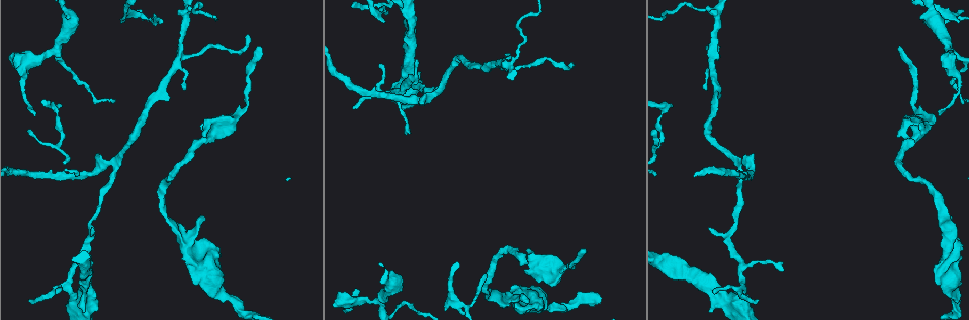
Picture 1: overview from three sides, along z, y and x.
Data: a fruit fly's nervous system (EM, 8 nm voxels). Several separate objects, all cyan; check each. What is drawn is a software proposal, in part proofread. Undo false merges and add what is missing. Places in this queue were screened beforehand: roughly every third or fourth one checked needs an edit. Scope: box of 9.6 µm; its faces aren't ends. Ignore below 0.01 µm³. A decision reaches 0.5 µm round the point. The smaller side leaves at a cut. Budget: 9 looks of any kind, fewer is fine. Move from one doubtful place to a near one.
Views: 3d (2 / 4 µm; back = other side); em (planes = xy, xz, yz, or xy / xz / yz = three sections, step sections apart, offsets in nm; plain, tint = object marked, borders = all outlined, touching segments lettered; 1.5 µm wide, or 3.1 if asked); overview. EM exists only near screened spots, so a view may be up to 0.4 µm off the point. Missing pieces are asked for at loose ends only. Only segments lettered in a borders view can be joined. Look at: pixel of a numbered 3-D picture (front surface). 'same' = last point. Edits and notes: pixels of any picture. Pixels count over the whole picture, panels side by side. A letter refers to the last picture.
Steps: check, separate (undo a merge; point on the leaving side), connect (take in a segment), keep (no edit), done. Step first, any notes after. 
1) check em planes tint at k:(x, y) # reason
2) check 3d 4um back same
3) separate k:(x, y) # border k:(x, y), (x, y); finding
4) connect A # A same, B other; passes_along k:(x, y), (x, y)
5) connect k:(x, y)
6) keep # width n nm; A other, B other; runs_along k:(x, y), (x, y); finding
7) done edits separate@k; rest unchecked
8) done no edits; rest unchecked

check 3d 4um at 1:(31, 300) # free end

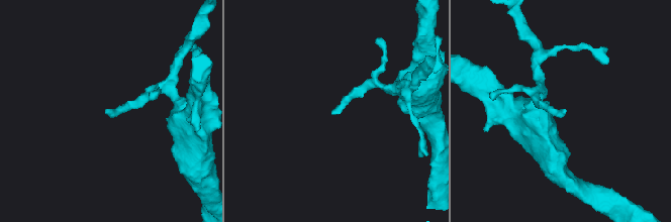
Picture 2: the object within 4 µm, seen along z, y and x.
check em yz step 4 tint at 2:(106, 112)

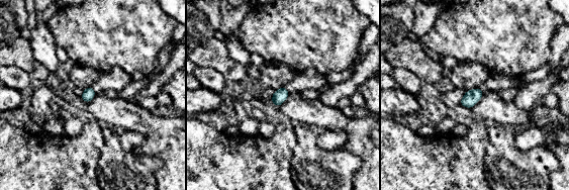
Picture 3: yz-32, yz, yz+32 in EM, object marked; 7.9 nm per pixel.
check em planes borders same

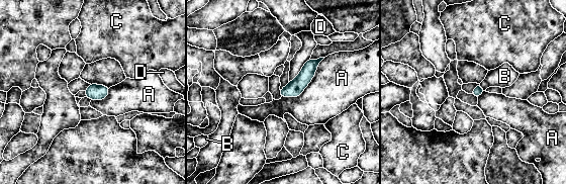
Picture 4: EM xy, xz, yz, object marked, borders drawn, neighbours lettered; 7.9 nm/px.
connect B # longest_contact A 480 nm; A other, B same, C other, D other; passes_along 4:(478, 90), (481, 87), (504, 76); the neuron continues

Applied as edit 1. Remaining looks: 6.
check overview

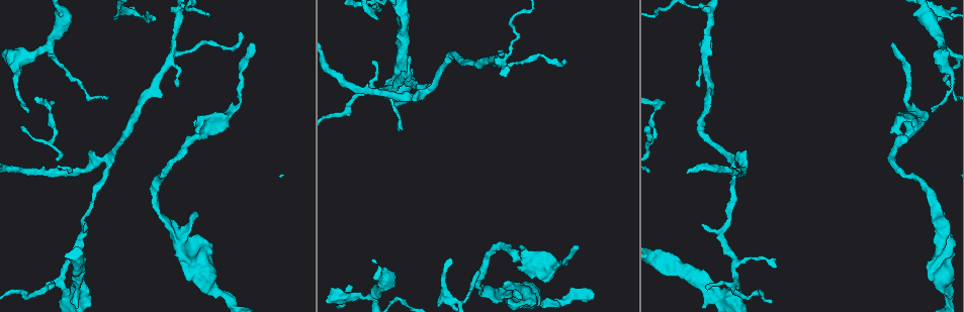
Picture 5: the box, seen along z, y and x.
check 3d 2um at 5:(179, 243) # a fork

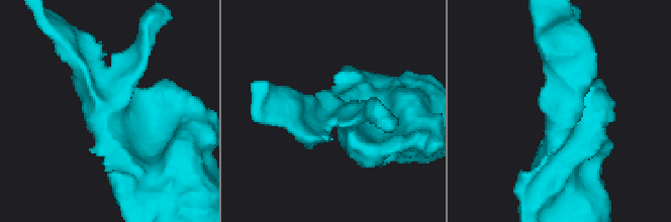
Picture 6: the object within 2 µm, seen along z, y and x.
check em planes borders at 6:(329, 115)

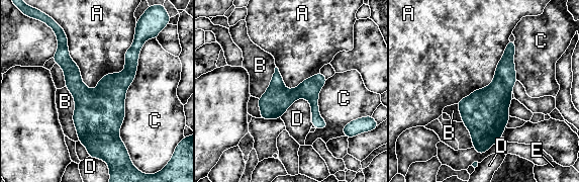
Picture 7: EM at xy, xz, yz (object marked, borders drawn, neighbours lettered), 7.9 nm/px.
keep # longest_contact C 850 nm; A other, B other, C other, D other, E other; border 7:(311, 104), (297, 98), (280, 117); all the same neuron

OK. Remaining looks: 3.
check em planes tint at 5:(943, 44) # three-way junction

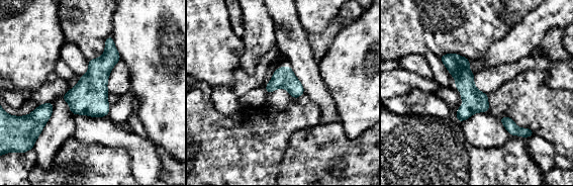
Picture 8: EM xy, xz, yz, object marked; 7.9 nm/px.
check em planes borders same

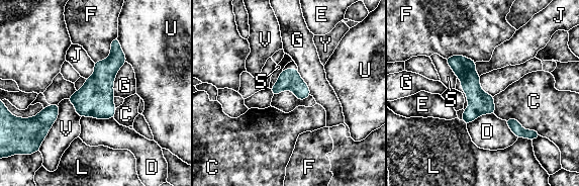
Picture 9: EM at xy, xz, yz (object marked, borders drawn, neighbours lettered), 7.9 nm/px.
keep # width 160 nm; C other, D other, E other, F other, G other, J other, L other, S other, U other, V other, Y other; runs_along 9:(450, 60), (491, 111); one neuron here

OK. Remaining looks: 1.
done edits connect@4; rest unchecked

